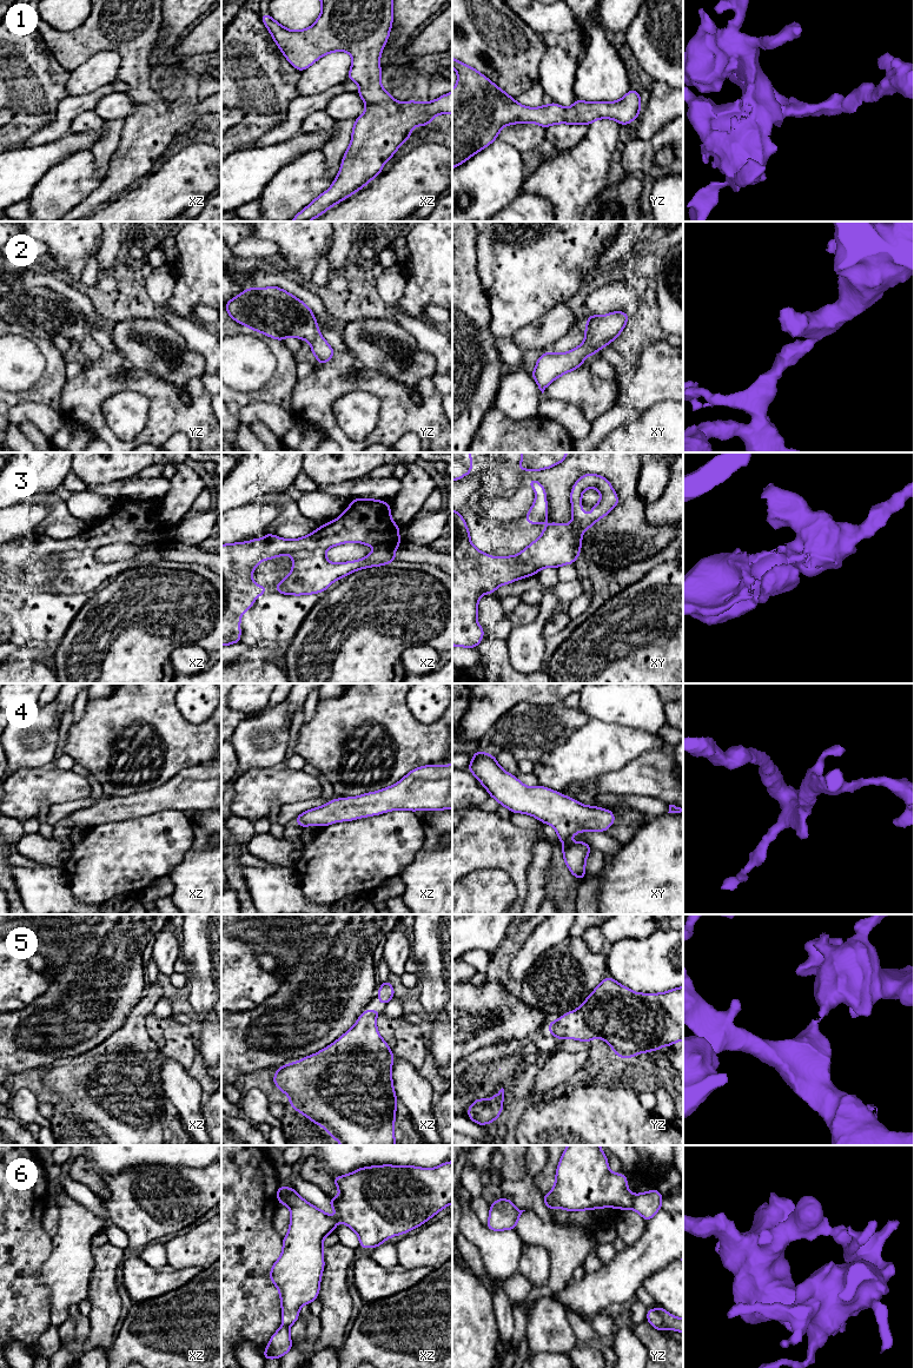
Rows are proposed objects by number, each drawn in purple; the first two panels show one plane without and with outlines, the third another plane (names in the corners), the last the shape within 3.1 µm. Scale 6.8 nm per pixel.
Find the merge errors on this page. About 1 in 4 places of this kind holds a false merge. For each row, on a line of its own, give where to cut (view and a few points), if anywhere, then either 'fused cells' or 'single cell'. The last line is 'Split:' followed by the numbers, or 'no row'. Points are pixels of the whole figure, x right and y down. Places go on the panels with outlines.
1: no cut | single cell
2: no cut | single cell
3: no cut | single cell
4: no cut | single cell
5: no cut | single cell
6: yz (634, 1196), (631, 1208) | fused cells
Split: 6

